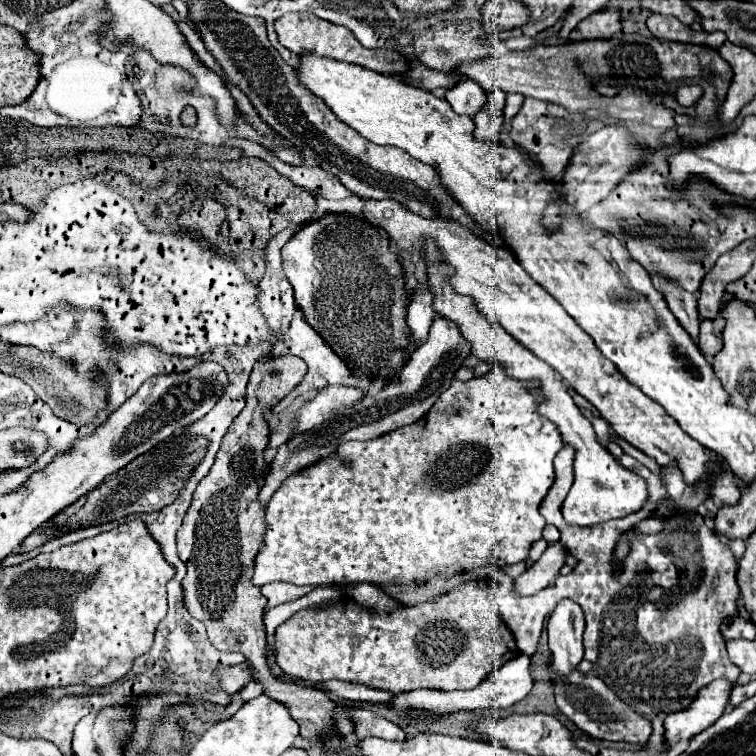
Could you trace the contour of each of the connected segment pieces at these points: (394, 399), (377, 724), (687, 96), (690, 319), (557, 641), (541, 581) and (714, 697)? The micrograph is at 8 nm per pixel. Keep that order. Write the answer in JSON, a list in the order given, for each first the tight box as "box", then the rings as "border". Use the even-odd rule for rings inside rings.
[{"box":[259,316,471,504],"border":[[[435,316],[429,338],[419,348],[415,348],[405,364],[405,368],[399,372],[399,382],[391,382],[383,386],[375,396],[365,396],[355,408],[345,410],[343,414],[335,416],[321,428],[313,428],[309,432],[297,434],[289,442],[285,442],[275,460],[271,462],[271,472],[265,476],[265,484],[259,492],[261,504],[267,504],[273,492],[287,480],[291,474],[297,474],[305,470],[307,466],[329,458],[335,454],[337,446],[349,440],[373,440],[377,436],[383,436],[387,432],[395,432],[403,426],[409,426],[417,420],[421,420],[427,410],[439,400],[439,396],[451,386],[451,380],[455,372],[461,368],[463,360],[471,356],[471,344],[463,340],[463,334],[459,332],[457,324],[451,324],[449,320],[443,320],[443,316]]]},{"box":[335,706,407,742],"border":[[[337,706],[335,714],[339,714],[339,712],[351,712],[355,716],[355,720],[359,724],[355,734],[359,740],[365,740],[369,736],[377,736],[377,738],[385,738],[385,740],[397,740],[397,742],[407,740],[405,732],[397,724],[389,722],[387,718],[383,718],[371,710],[353,708],[353,706]]]},{"box":[675,86,703,106],"border":[[[679,86],[675,90],[675,98],[681,106],[695,106],[697,100],[703,96],[703,88],[701,86]]]},{"box":[655,280,699,344],"border":[[[659,280],[655,286],[659,292],[663,292],[669,310],[675,314],[679,324],[687,330],[691,340],[699,344],[699,314],[697,314],[697,298],[685,290],[681,290],[677,284],[669,280]]]},{"box":[547,600,585,676],"border":[[[561,600],[547,622],[549,650],[553,654],[551,670],[555,674],[569,676],[583,660],[583,630],[585,620],[579,604],[573,600]]]},{"box":[515,540,567,596],"border":[[[561,540],[549,542],[543,556],[515,580],[515,590],[521,596],[527,596],[547,588],[557,578],[559,570],[565,566],[565,556],[567,556],[567,546]]]},{"box":[665,678,735,746],"border":[[[723,678],[713,680],[711,684],[699,690],[699,696],[695,696],[689,708],[669,714],[665,720],[667,744],[675,746],[681,738],[693,738],[695,734],[715,724],[715,720],[719,720],[725,710],[733,686],[735,684]]]}]

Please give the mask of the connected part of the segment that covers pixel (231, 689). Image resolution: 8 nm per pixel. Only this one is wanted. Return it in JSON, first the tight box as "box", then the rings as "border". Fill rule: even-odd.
{"box":[219,662,253,694],"border":[[[247,662],[239,664],[239,666],[233,666],[233,668],[223,668],[219,672],[221,676],[221,686],[225,692],[229,694],[237,694],[243,686],[247,686],[253,676],[251,676],[251,666]]]}

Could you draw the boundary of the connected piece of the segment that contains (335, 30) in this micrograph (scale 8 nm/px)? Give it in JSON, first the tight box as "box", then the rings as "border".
{"box":[275,12,407,76],"border":[[[291,12],[291,14],[281,16],[279,20],[275,20],[275,32],[279,36],[279,42],[297,56],[301,56],[301,54],[327,56],[327,58],[345,60],[345,62],[375,70],[379,74],[391,74],[391,76],[407,70],[407,60],[403,60],[403,56],[399,56],[399,52],[387,52],[385,48],[379,48],[379,50],[363,48],[359,44],[359,40],[351,34],[351,30],[347,30],[345,26],[337,26],[327,20],[321,20],[309,12]]]}

